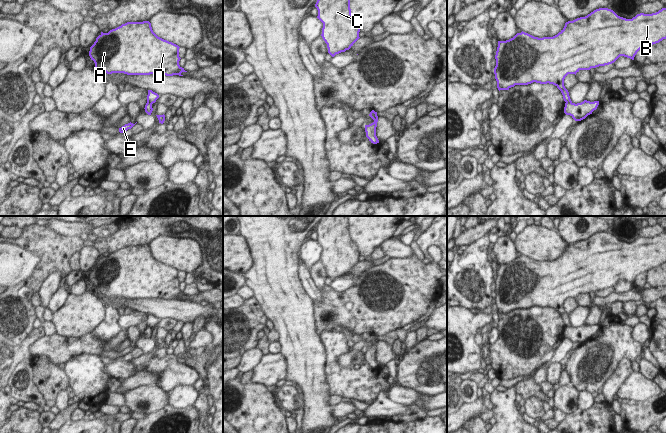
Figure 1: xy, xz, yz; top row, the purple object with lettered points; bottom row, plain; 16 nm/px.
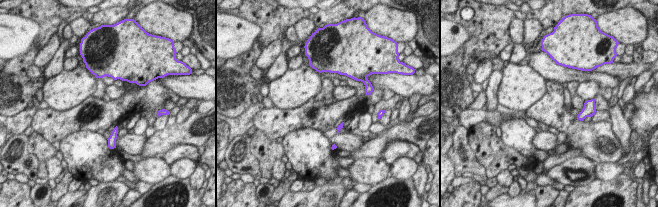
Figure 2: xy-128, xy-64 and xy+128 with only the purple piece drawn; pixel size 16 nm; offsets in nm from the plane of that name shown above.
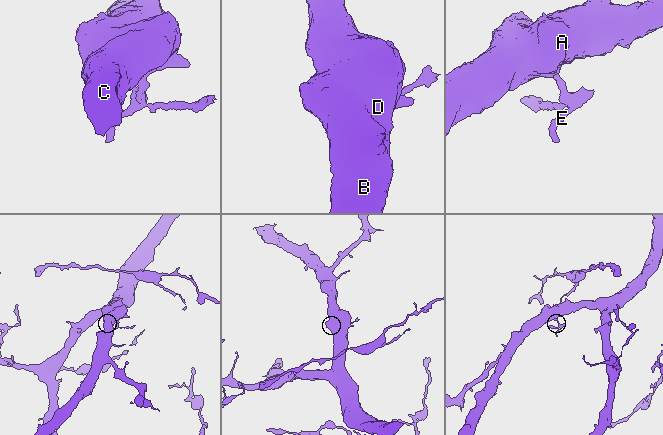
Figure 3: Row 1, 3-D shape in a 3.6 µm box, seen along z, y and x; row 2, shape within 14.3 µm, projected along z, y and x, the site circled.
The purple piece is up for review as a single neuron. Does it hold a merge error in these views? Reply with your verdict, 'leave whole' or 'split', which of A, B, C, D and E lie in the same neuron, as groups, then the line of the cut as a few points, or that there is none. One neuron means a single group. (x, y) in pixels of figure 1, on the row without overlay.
split; groups A B C D / E; cut yz (571, 325), (566, 327)

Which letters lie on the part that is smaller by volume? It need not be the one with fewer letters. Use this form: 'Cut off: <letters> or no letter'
Cut off: E

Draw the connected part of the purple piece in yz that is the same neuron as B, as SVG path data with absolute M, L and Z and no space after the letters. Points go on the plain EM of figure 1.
M599 232L585 241L577 242L565 247L564 252L553 261L534 261L528 257L517 257L513 262L506 265L498 265L495 279L496 290L494 292L495 303L498 314L509 314L515 309L528 309L533 306L540 308L553 308L562 317L566 327L571 327L568 314L564 310L564 303L568 298L575 298L580 294L590 294L599 290L614 287L620 280L634 284L640 273L666 263L666 232L662 232L652 238L637 238L632 243L618 240L613 234Z

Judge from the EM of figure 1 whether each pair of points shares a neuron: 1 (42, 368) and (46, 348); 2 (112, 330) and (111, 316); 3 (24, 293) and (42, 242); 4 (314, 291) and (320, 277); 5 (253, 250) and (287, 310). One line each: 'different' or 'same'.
1: different
2: same
3: same
4: different
5: same

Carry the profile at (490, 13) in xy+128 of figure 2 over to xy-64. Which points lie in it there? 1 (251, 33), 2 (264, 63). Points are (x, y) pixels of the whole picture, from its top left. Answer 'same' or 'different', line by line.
1: different
2: different

